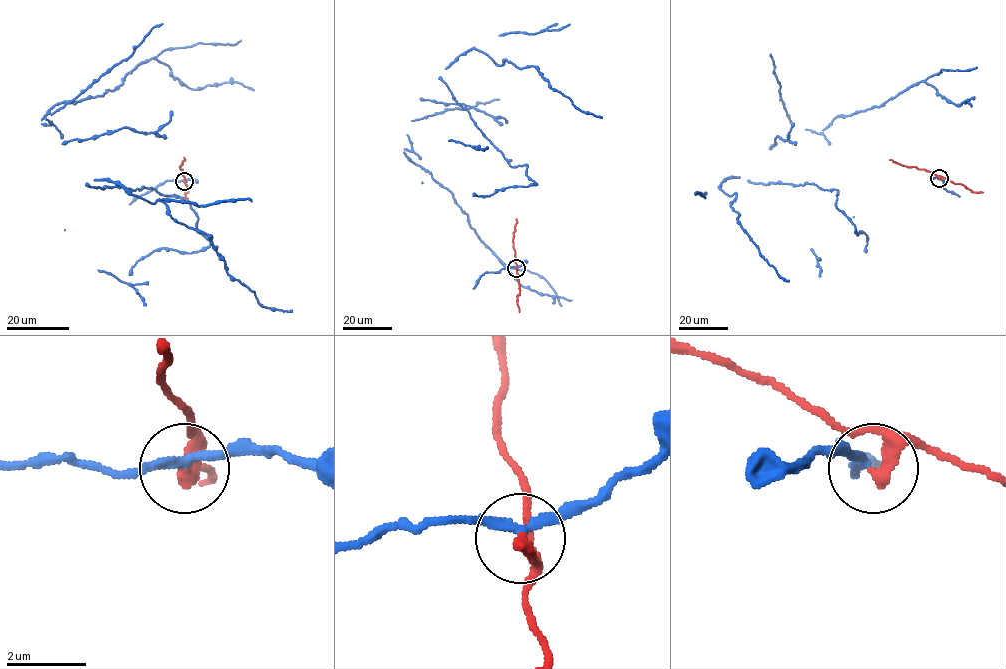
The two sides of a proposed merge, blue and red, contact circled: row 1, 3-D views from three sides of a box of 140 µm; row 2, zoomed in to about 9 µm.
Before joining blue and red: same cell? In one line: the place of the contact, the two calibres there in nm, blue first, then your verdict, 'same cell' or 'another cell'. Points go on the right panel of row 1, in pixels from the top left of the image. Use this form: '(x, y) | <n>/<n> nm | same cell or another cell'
(939, 178) | 220/240 nm | another cell

